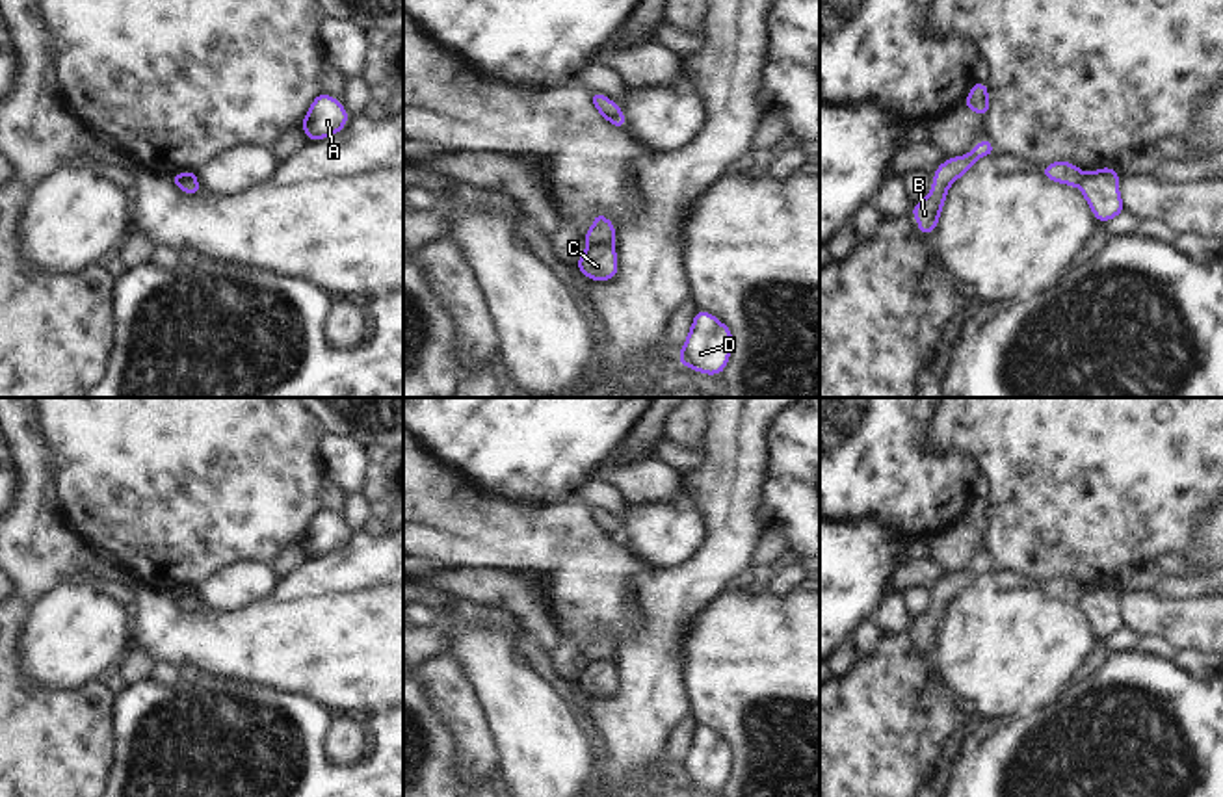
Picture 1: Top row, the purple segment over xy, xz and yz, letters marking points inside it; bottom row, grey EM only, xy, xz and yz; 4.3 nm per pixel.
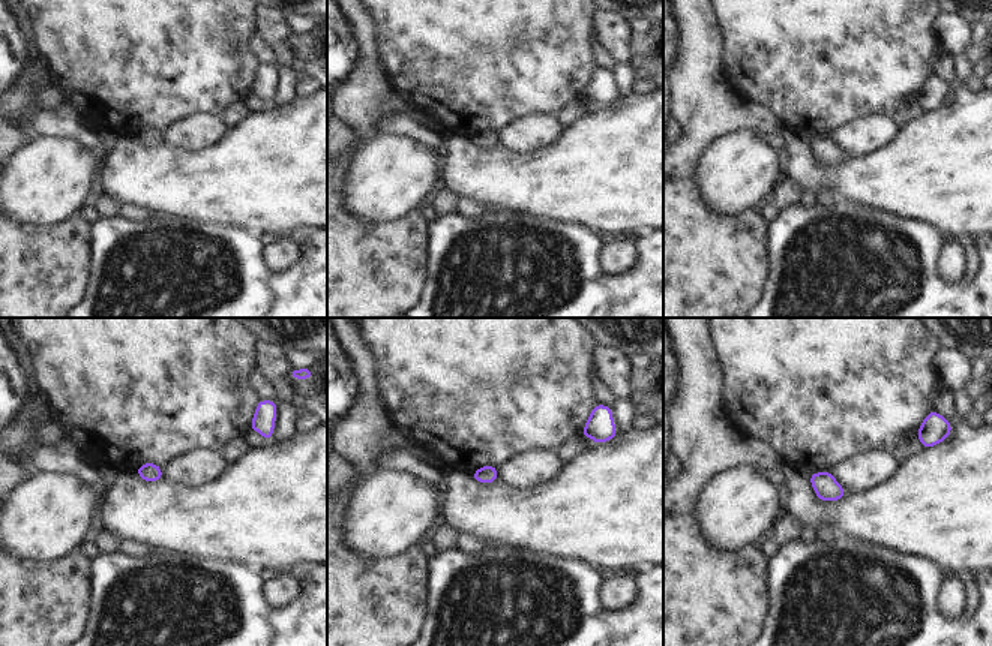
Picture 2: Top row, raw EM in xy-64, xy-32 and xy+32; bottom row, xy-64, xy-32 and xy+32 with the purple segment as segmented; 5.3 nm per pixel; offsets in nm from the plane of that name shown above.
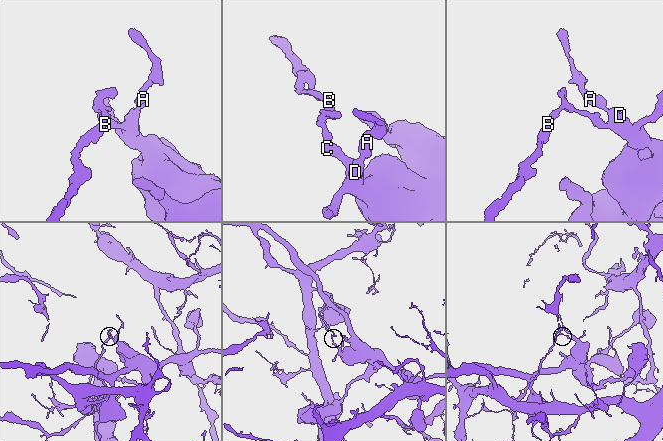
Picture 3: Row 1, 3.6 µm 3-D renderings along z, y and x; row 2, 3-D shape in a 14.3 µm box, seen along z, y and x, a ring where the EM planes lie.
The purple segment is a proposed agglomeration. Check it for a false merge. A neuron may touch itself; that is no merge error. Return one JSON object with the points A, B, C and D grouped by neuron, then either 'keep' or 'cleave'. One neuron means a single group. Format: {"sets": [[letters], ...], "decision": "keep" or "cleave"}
{"sets": [["A", "C", "D"], ["B"]], "decision": "cleave"}

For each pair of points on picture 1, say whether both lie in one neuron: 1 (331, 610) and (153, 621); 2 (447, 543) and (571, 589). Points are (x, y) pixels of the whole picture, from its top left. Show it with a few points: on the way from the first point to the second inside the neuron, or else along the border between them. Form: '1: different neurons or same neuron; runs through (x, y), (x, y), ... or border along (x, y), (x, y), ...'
1: same neuron; runs through (287, 632), (197, 632)
2: same neuron; runs through (480, 543), (536, 543), (549, 556)

